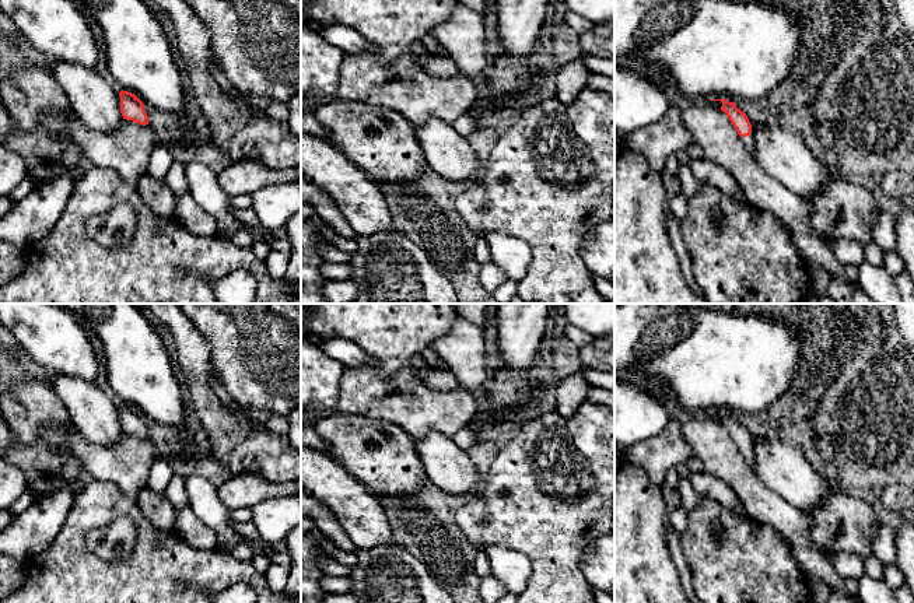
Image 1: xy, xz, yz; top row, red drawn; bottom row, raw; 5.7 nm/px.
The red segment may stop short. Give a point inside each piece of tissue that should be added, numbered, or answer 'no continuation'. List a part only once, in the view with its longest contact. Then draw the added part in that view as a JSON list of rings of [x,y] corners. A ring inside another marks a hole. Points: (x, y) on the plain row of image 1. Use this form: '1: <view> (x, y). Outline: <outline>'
1: yz (748, 455). Outline: [[[750,446],[746,451],[740,451],[745,462],[747,463],[747,466],[754,471],[754,453],[753,453],[753,446]]]

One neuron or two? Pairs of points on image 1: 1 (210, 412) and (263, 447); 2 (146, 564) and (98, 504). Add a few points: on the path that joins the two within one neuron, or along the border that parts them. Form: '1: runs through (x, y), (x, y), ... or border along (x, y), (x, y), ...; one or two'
1: runs through (223, 424), (237, 438), (251, 442); one
2: runs through (146, 543), (142, 522), (126, 507), (119, 505); one

